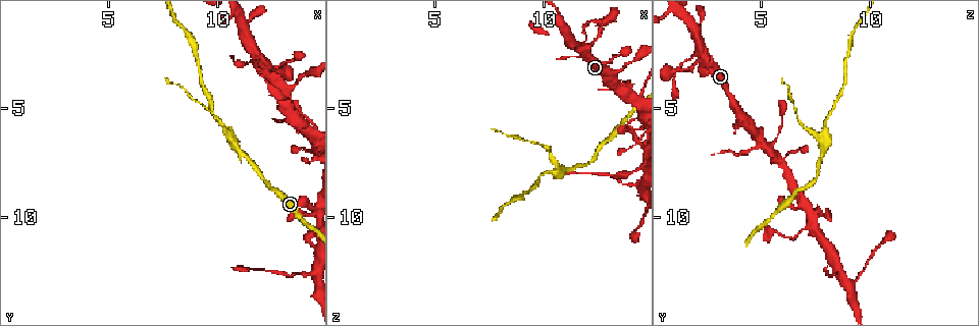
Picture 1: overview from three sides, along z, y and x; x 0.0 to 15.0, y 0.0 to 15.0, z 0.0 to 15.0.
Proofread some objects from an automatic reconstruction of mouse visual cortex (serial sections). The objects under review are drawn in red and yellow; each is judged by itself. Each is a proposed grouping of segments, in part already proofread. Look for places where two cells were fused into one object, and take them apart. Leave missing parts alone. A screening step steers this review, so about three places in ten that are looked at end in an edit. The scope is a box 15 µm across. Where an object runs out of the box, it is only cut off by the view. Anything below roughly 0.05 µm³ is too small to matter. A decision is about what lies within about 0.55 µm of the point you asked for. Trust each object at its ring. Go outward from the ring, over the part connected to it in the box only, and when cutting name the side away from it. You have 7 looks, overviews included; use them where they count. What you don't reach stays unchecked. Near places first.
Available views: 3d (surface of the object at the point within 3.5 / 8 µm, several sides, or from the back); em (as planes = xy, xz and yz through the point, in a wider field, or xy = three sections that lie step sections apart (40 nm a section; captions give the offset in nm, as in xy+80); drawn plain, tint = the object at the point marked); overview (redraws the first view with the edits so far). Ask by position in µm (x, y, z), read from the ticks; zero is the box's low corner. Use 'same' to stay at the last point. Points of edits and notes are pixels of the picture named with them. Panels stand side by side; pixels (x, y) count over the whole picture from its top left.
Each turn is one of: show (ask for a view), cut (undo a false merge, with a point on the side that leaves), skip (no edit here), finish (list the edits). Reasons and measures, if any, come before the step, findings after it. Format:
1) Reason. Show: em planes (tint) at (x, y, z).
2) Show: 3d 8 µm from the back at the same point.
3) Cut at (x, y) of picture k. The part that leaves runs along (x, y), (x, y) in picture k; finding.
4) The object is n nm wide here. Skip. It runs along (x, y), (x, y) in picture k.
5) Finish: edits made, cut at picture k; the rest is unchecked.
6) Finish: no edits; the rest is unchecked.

Sudden change in width. Show: 3d 3.5 µm at (12.0, 2.8, 1.7).

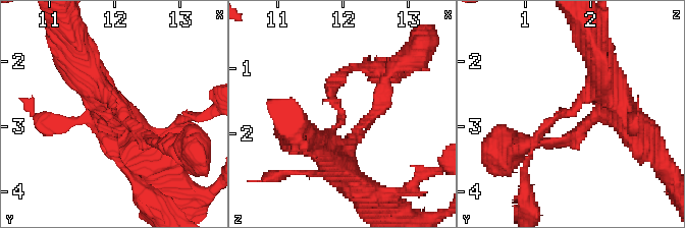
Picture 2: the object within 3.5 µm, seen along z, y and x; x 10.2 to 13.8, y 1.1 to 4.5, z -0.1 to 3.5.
The arms are 150, 450 nm wide; need the tissue. Show: em planes (tint) at (11.95, 2.75, 1.75).

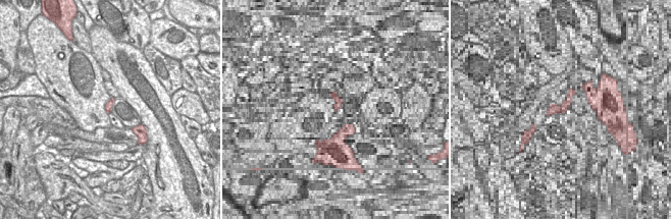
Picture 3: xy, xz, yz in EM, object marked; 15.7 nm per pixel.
Cut at (330, 93) of picture 2. The part that leaves runs along (340, 121), (331, 90), (353, 66) in picture 2; a second cell is stuck on.

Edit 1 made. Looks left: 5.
Redraw. Show: overview.

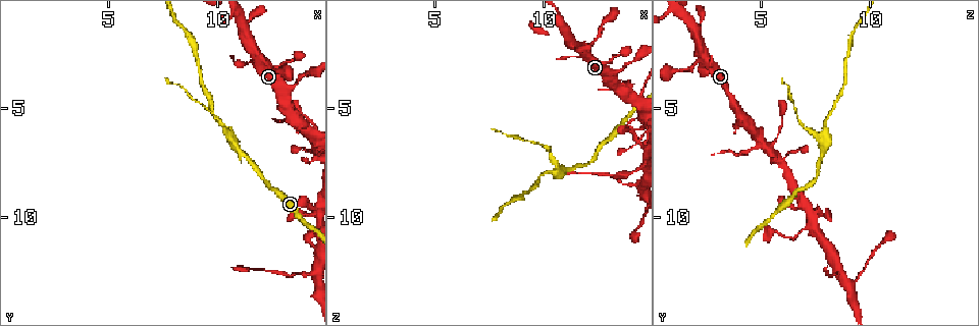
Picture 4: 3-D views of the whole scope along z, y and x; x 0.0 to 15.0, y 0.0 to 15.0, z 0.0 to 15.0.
Side arm on a straight run. Show: 3d 8 µm at (10.5, 6.1, 7.9).

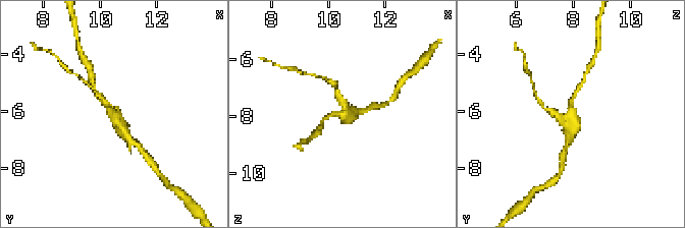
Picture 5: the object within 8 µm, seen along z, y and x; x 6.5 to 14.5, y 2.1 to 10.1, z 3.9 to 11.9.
Show: em xy step 1 (tint) at (10.6, 6.2, 7.9).

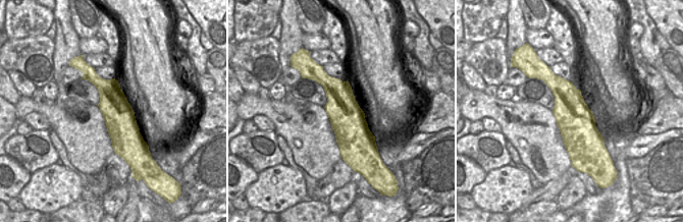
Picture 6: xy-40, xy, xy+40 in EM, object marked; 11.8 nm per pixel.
The arms are 200, 250, 250 nm wide. Cut at (551, 112) of picture 5. Two cells meet here.

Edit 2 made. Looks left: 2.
Finish: edits made, cut at picture 2, cut at picture 5; the rest is unchecked.

